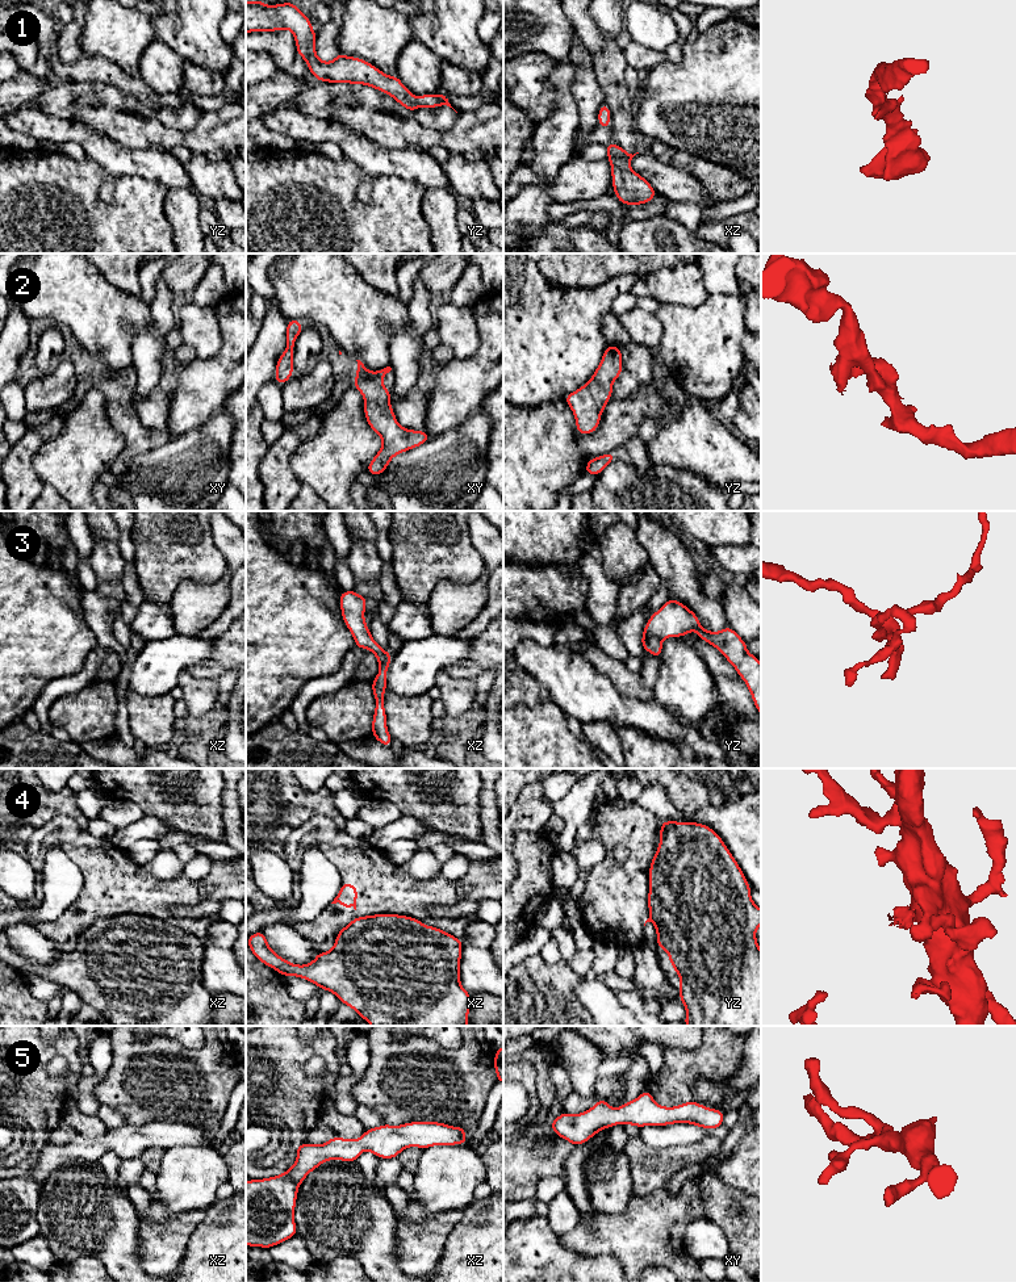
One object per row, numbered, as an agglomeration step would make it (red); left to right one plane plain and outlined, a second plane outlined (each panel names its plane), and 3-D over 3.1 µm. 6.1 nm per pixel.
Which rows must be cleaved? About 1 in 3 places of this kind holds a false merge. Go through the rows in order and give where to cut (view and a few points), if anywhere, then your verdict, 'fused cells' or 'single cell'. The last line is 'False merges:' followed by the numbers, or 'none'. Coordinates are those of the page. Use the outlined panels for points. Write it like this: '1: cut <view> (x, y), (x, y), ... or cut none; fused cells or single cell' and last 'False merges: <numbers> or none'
1: cut none; single cell
2: cut none; single cell
3: cut yz (643, 633), (661, 639); fused cells
4: cut yz (649, 916), (651, 920); fused cells
5: cut none; single cell
False merges: 3, 4

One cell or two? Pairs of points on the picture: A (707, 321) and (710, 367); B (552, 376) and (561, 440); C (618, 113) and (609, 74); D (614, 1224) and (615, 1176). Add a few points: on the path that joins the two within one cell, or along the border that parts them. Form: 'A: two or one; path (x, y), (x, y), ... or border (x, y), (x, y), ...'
A: one; path (707, 332), (707, 350), (710, 355)
B: two; border (563, 398), (556, 402), (542, 402), (526, 407)
C: one; path (618, 104), (613, 83)
D: two; border (634, 1194), (627, 1206), (619, 1213), (596, 1211)

